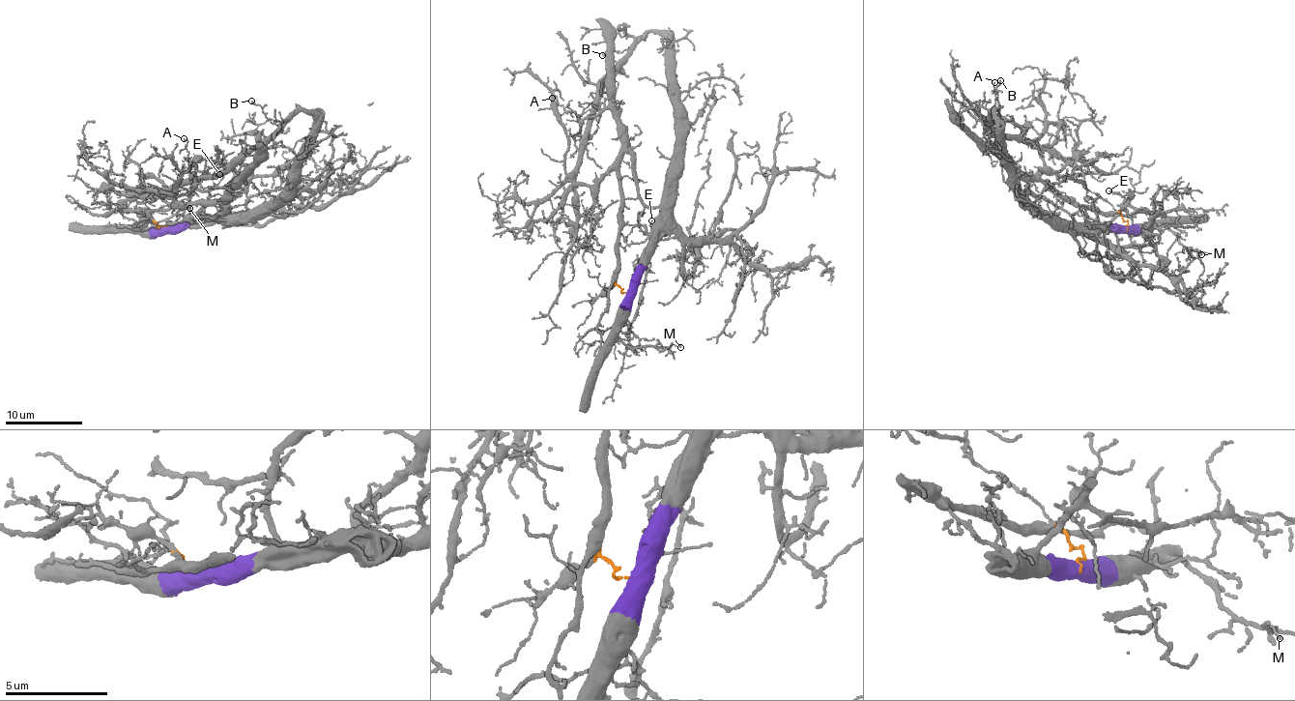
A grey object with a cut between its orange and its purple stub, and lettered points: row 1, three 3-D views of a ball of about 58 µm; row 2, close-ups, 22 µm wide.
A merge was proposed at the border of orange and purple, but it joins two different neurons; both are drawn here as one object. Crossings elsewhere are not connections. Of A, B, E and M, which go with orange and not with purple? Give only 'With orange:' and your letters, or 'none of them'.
With orange: A

